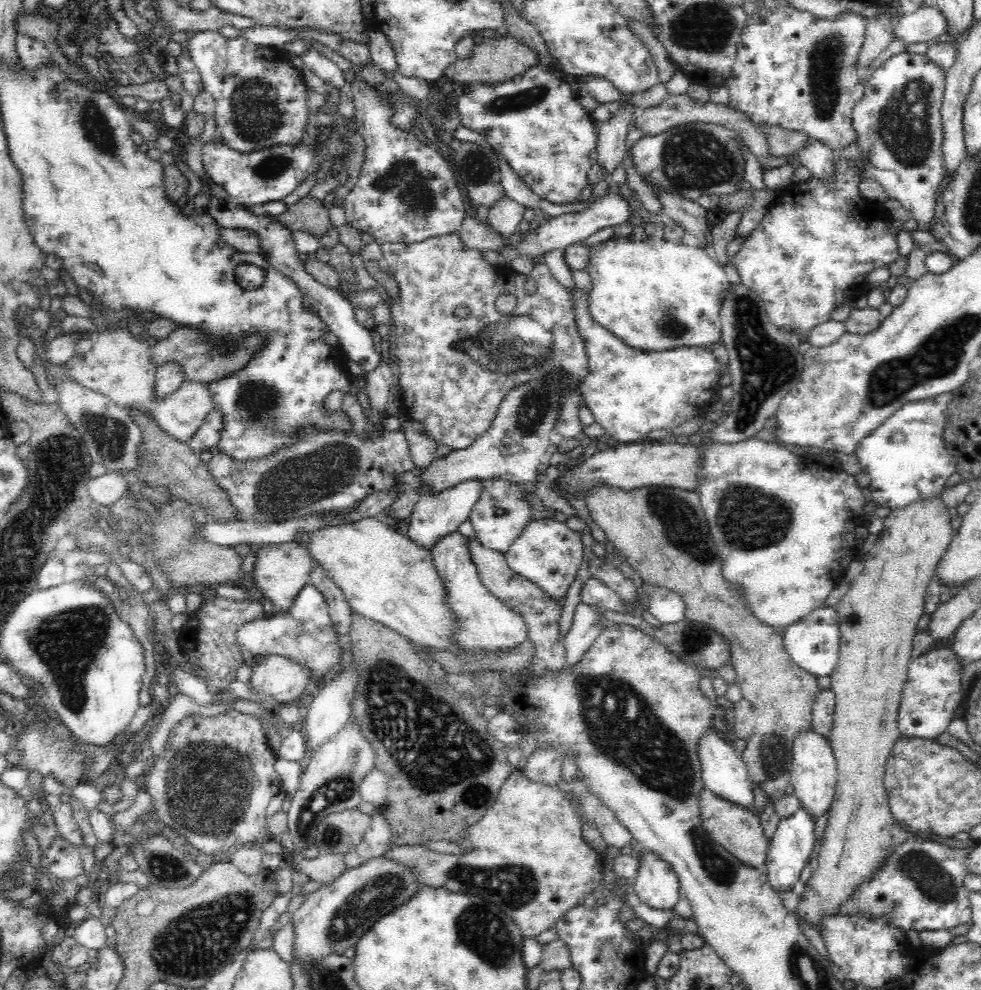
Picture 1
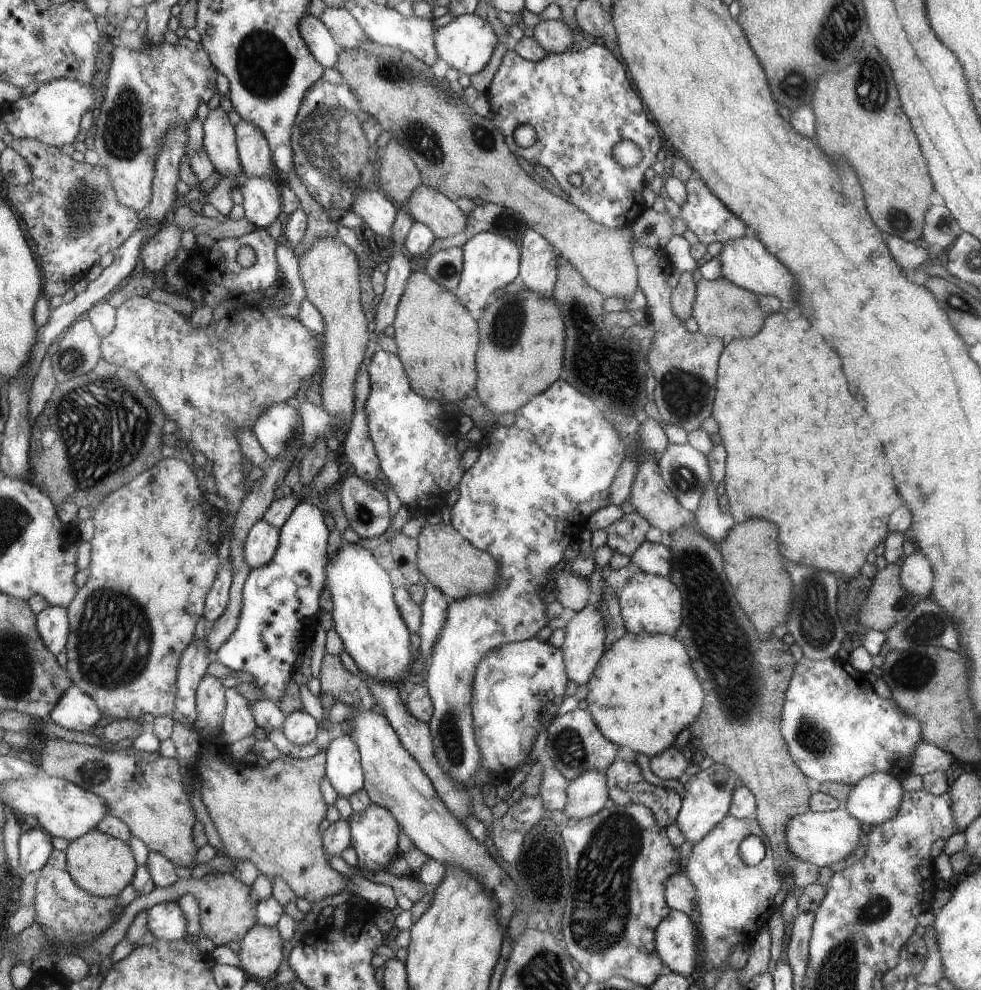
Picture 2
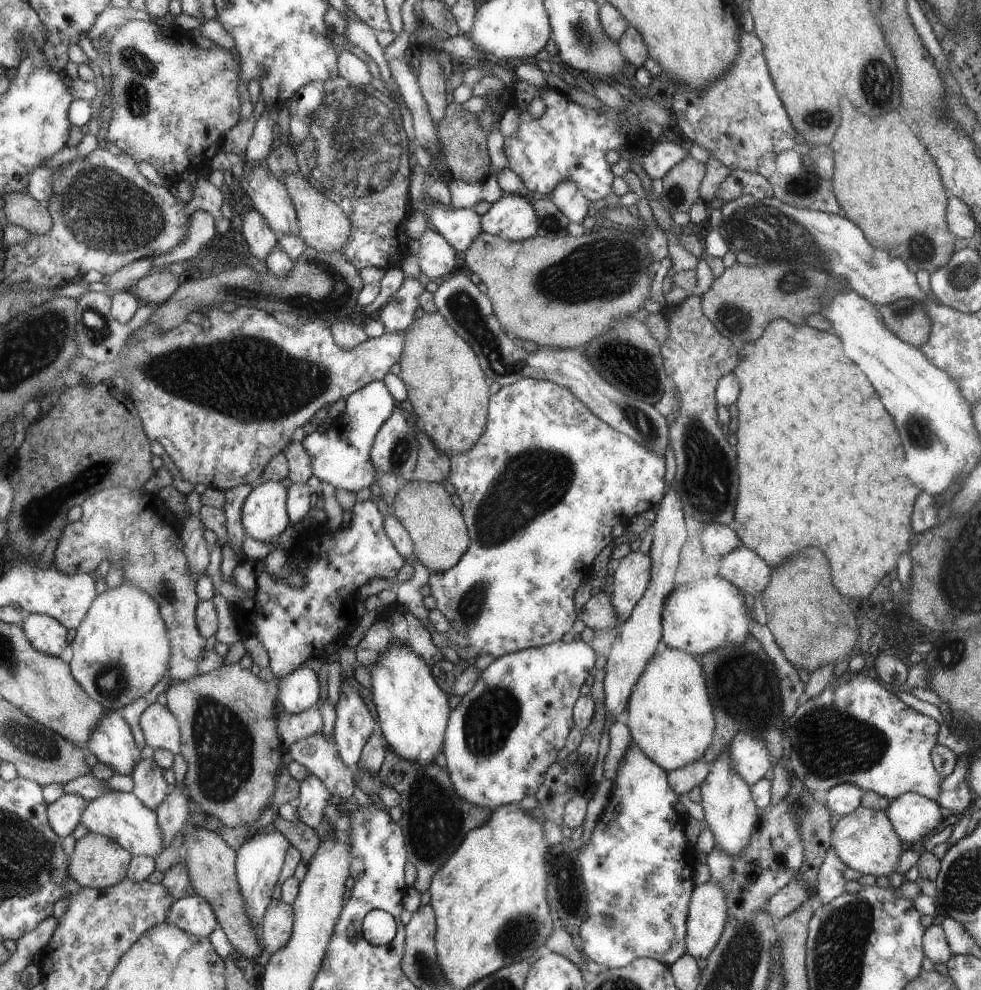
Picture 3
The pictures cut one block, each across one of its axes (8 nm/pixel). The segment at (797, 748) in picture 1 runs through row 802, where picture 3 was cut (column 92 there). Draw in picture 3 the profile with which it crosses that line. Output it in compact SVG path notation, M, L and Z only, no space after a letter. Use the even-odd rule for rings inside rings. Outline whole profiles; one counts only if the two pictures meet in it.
M111 791L98 799L93 799L84 810L81 824L89 832L93 831L114 839L121 847L130 851L132 856L154 857L163 850L162 829L158 825L155 811L145 806L132 792Z

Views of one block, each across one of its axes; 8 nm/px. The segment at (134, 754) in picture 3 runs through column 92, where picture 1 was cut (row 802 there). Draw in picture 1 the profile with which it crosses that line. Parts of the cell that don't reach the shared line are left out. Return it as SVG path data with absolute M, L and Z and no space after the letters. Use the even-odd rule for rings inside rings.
M710 727L706 729L706 732L702 732L702 736L698 740L697 755L701 764L704 786L721 796L722 799L742 804L756 812L753 802L754 793L752 793L752 785L748 780L746 765L741 757L738 757L733 746L718 736L715 728Z

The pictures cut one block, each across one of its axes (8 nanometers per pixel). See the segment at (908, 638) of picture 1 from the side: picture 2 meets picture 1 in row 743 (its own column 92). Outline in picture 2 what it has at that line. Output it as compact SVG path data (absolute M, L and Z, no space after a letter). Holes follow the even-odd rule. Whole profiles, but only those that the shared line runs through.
M91 830L83 837L71 841L66 849L68 871L75 883L88 894L97 897L119 897L119 894L130 885L134 878L135 860L129 850L128 842L104 834L99 830Z

